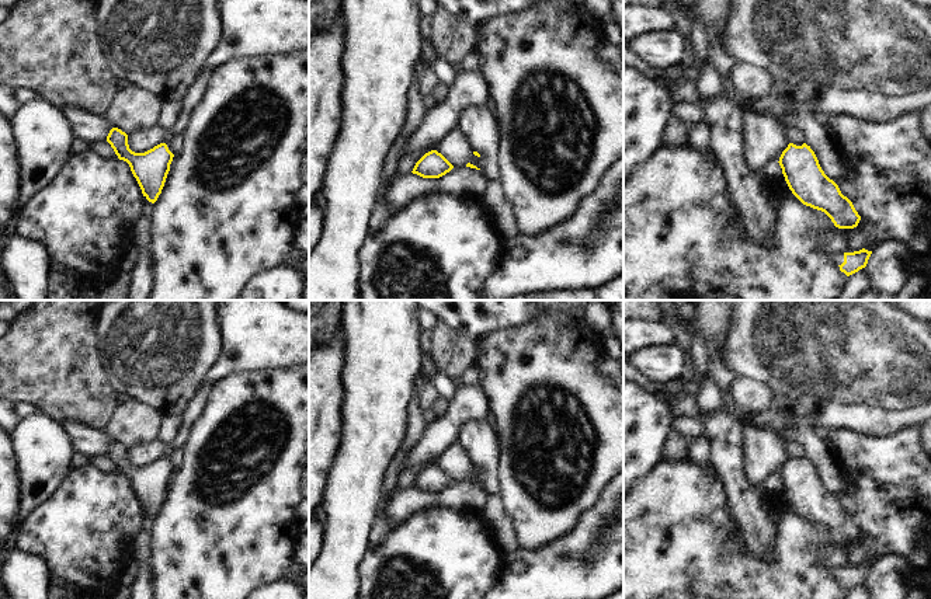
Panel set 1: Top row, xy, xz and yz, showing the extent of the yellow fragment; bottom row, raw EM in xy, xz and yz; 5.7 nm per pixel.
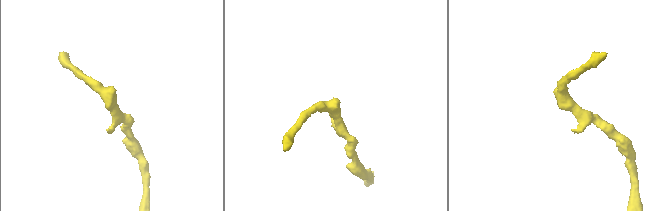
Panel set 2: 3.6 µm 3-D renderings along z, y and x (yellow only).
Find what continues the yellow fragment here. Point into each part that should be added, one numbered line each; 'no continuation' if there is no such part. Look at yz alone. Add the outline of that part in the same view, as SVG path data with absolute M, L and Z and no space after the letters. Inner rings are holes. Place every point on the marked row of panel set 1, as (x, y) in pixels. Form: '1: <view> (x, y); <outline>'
no continuation

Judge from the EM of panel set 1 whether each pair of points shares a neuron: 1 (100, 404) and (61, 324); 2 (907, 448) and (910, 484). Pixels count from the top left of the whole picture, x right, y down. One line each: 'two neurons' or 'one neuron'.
1: one neuron
2: one neuron

